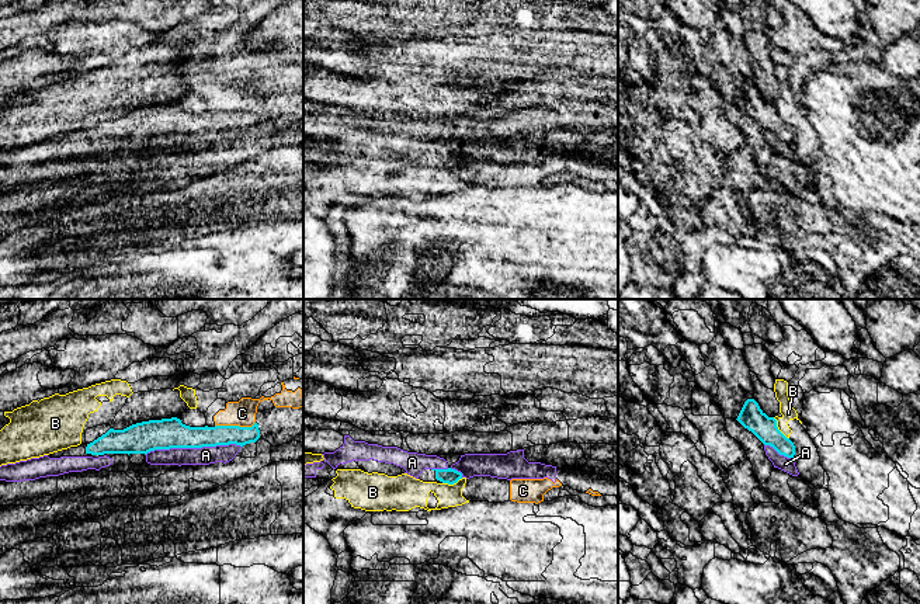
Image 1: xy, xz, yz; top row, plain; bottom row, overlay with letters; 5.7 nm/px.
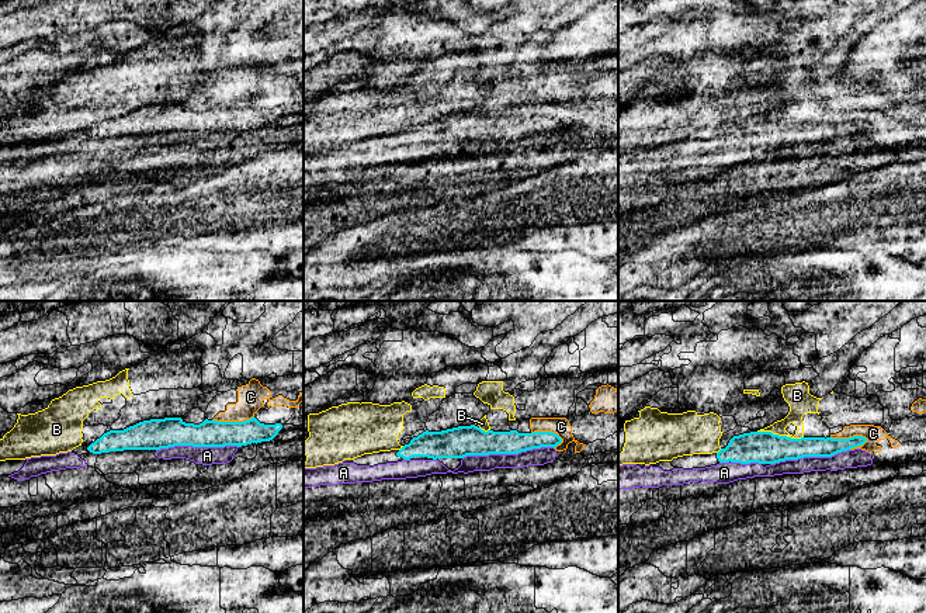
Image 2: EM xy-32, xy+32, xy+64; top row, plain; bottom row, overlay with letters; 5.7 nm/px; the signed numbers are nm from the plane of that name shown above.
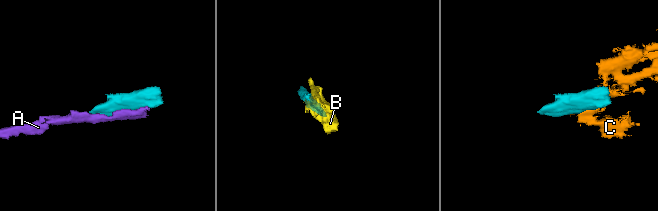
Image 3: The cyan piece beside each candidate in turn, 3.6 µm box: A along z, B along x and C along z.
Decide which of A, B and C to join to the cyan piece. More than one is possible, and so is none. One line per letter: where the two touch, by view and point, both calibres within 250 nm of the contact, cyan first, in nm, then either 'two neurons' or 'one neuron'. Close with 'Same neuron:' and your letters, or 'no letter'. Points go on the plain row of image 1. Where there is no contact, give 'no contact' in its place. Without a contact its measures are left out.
A: contact xy (193, 132); calibres 180 and 110 nm; one neuron
B: contact yz (777, 114); calibres 140 and 80 nm; two neurons
C: contact xy (235, 111); calibres 130 and 150 nm; two neurons
Same neuron: A

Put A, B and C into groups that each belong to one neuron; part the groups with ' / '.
A / B C

